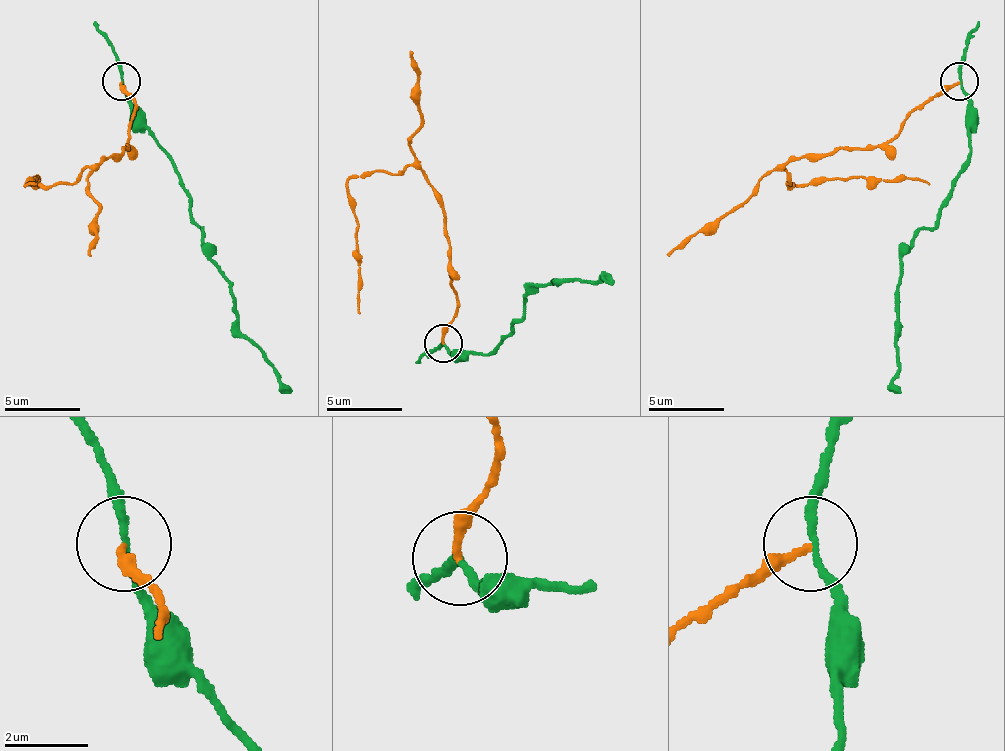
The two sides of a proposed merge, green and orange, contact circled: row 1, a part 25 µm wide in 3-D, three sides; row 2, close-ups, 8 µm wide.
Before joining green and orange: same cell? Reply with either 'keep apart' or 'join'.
keep apart

